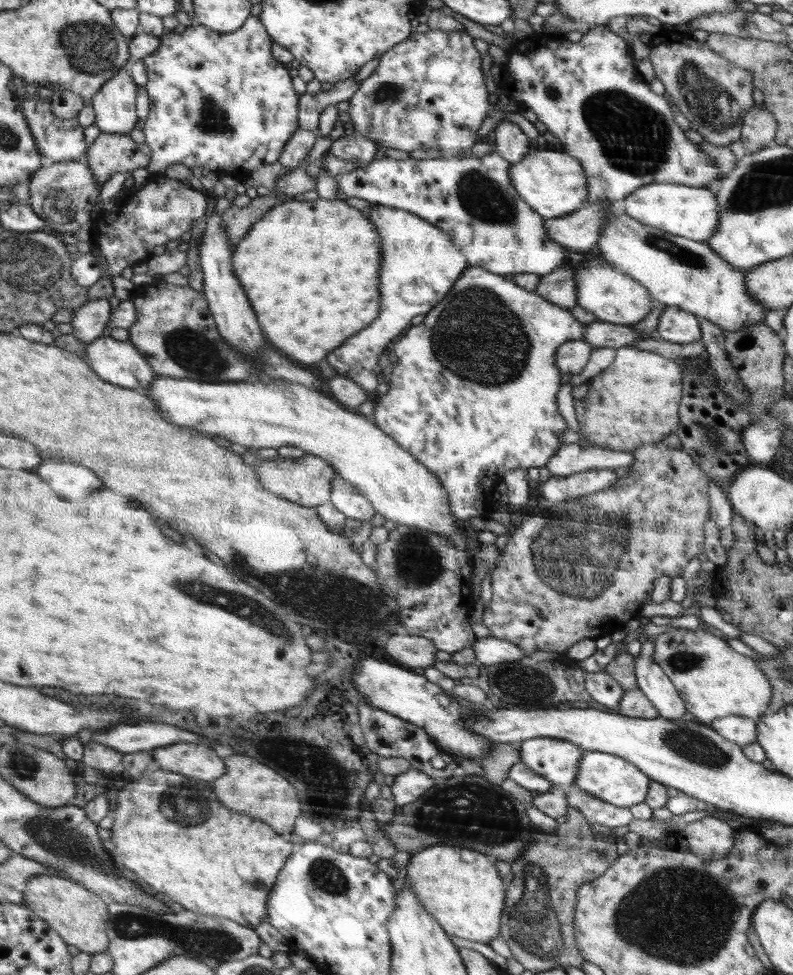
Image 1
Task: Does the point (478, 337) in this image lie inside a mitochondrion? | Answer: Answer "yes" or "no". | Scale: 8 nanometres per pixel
yes

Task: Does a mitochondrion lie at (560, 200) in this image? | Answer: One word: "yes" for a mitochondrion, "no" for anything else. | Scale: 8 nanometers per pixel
no

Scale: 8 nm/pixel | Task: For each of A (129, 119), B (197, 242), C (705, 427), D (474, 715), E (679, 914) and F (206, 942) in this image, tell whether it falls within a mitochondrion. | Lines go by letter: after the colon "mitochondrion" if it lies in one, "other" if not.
A: other
B: other
C: mitochondrion
D: other
E: mitochondrion
F: mitochondrion

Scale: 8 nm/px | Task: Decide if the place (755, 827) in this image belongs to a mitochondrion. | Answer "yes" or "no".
no

